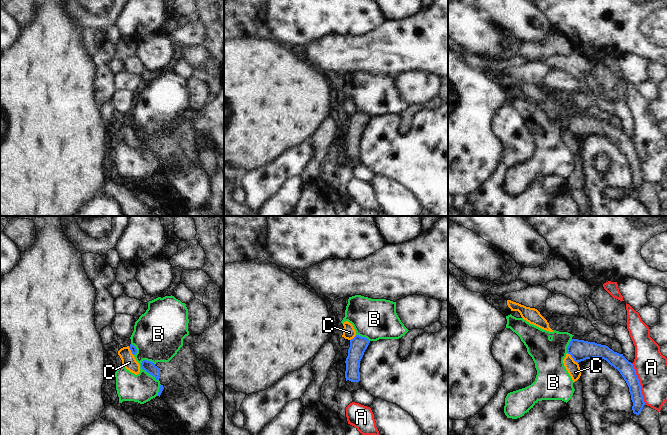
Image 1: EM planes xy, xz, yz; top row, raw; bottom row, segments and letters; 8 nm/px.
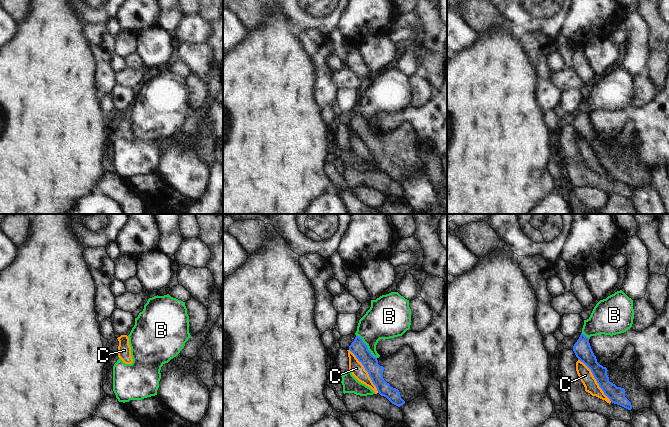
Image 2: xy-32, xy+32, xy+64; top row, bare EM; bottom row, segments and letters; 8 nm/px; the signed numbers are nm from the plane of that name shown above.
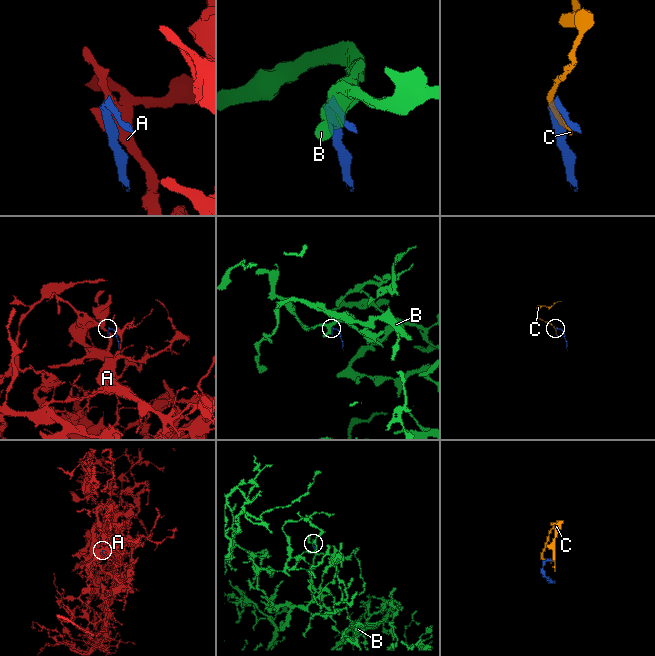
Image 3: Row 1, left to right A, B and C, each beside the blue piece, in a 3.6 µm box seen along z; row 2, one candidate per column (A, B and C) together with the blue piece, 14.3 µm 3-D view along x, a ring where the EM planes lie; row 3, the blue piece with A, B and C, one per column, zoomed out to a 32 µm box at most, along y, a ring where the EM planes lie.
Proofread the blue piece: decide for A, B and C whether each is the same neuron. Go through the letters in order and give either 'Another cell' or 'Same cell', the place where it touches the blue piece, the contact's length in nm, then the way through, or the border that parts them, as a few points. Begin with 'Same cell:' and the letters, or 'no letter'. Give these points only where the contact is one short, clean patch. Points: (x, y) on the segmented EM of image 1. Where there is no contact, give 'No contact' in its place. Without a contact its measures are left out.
Same cell: no letter
A: Another cell. Touches blue at yz (639, 384). Shared border 360 nm. Boundary: yz (631, 363), (645, 404)
B: Another cell. Touches blue at xy (146, 371). Shared border 220 nm. Boundary: xy (143, 359), (141, 367), (158, 380)
C: Another cell. Touches blue at yz (572, 357). Shared border 130 nm.

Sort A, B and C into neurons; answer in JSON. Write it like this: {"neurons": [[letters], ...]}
{"neurons": [["A"], ["B"], ["C"]]}

